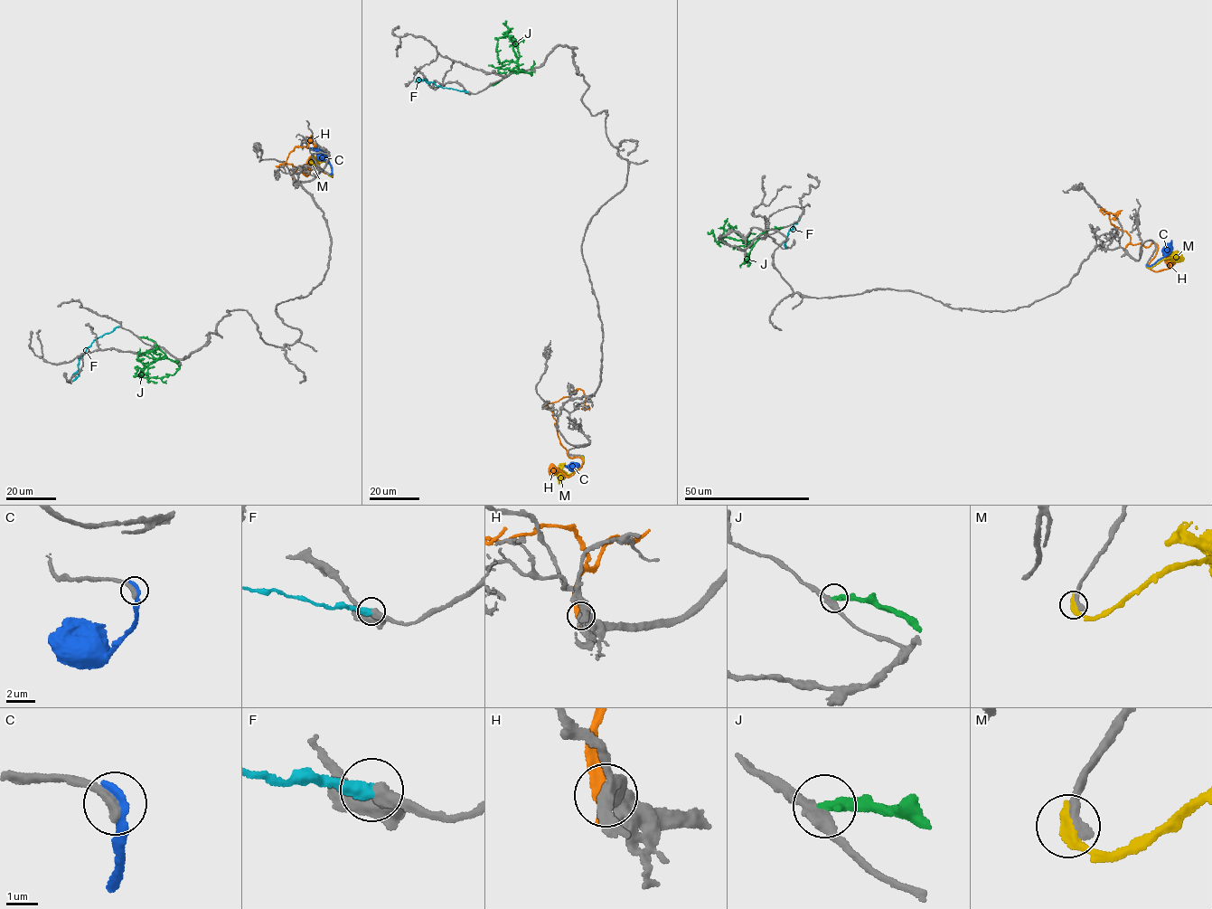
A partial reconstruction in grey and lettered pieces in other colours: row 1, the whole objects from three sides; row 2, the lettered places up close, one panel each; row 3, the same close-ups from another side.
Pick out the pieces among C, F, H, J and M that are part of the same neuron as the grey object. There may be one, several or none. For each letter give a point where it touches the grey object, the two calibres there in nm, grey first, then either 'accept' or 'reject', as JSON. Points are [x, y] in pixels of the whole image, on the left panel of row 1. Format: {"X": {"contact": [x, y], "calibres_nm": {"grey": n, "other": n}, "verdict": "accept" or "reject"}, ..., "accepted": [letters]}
{"C": {"contact": [330, 175], "calibres_nm": {"grey": 400, "other": 440}, "verdict": "reject"}, "F": {"contact": [119, 326], "calibres_nm": {"grey": 360, "other": 480}, "verdict": "reject"}, "H": {"contact": [294, 180], "calibres_nm": {"grey": 480, "other": 400}, "verdict": "reject"}, "J": {"contact": [140, 337], "calibres_nm": {"grey": 400, "other": 360}, "verdict": "reject"}, "M": {"contact": [330, 175], "calibres_nm": {"grey": 400, "other": 400}, "verdict": "reject"}, "accepted": []}

